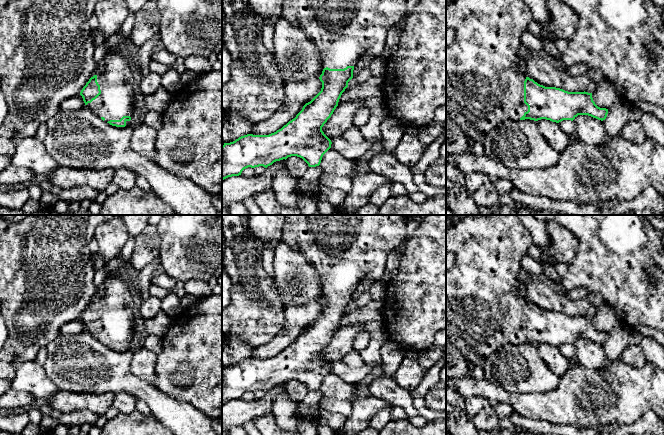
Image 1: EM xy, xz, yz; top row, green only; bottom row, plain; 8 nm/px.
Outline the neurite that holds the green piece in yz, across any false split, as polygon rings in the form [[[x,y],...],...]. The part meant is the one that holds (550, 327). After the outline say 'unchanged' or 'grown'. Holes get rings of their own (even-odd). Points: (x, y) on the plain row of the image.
[[[459,215],[446,230],[446,253],[451,253],[455,259],[454,266],[446,270],[446,378],[484,379],[485,361],[506,344],[546,343],[559,347],[573,345],[578,339],[606,343],[608,333],[598,331],[592,317],[545,311],[519,295],[520,261],[531,245],[530,233],[516,215]]]; grown

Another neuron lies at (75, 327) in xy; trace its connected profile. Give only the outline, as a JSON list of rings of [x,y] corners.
[[[77,320],[66,323],[59,331],[60,335],[77,335],[85,330],[84,325]]]

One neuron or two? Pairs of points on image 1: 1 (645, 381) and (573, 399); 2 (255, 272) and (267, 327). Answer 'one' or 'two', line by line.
1: one
2: one

